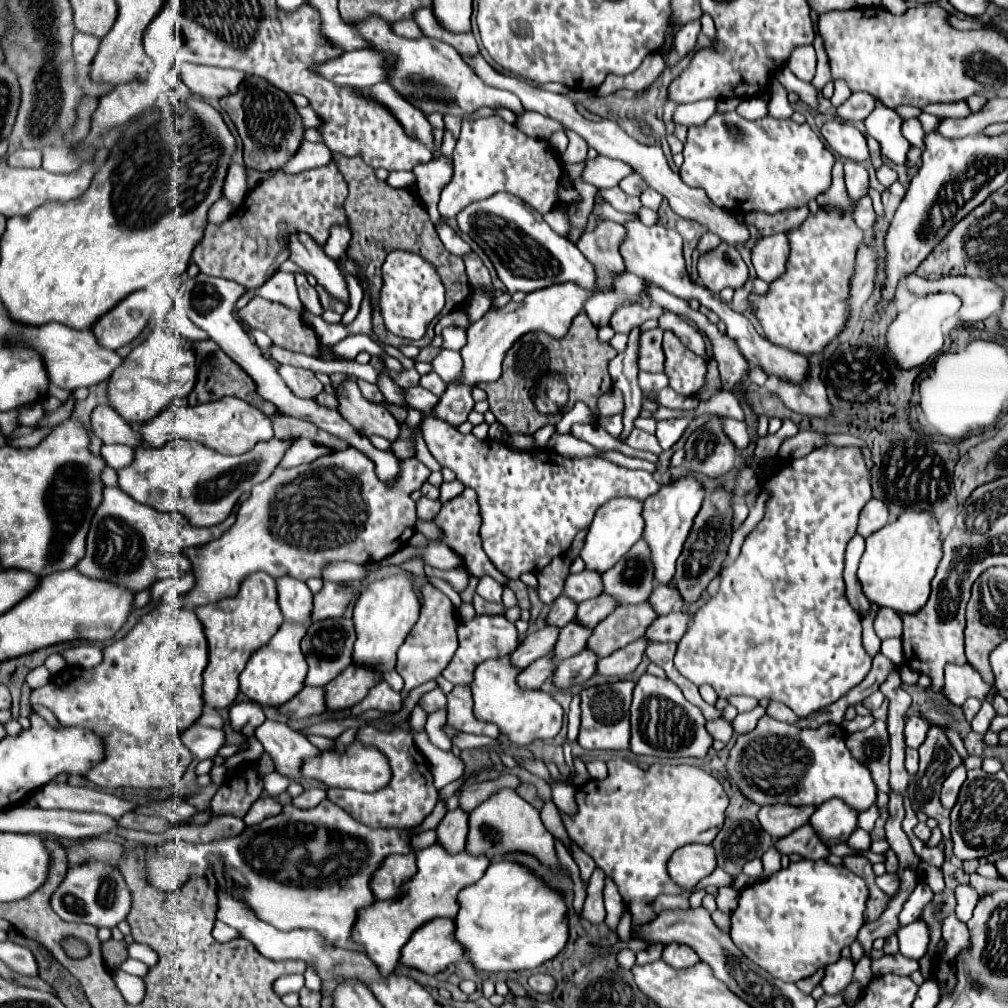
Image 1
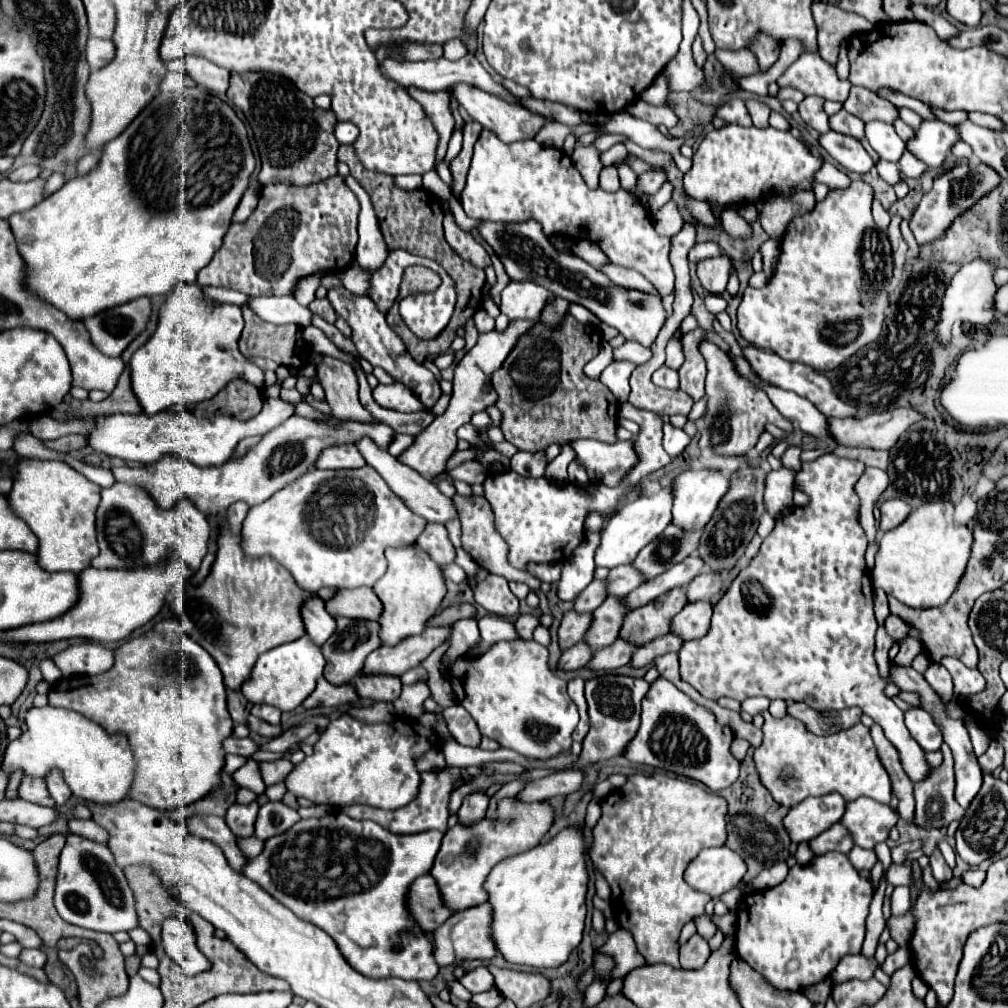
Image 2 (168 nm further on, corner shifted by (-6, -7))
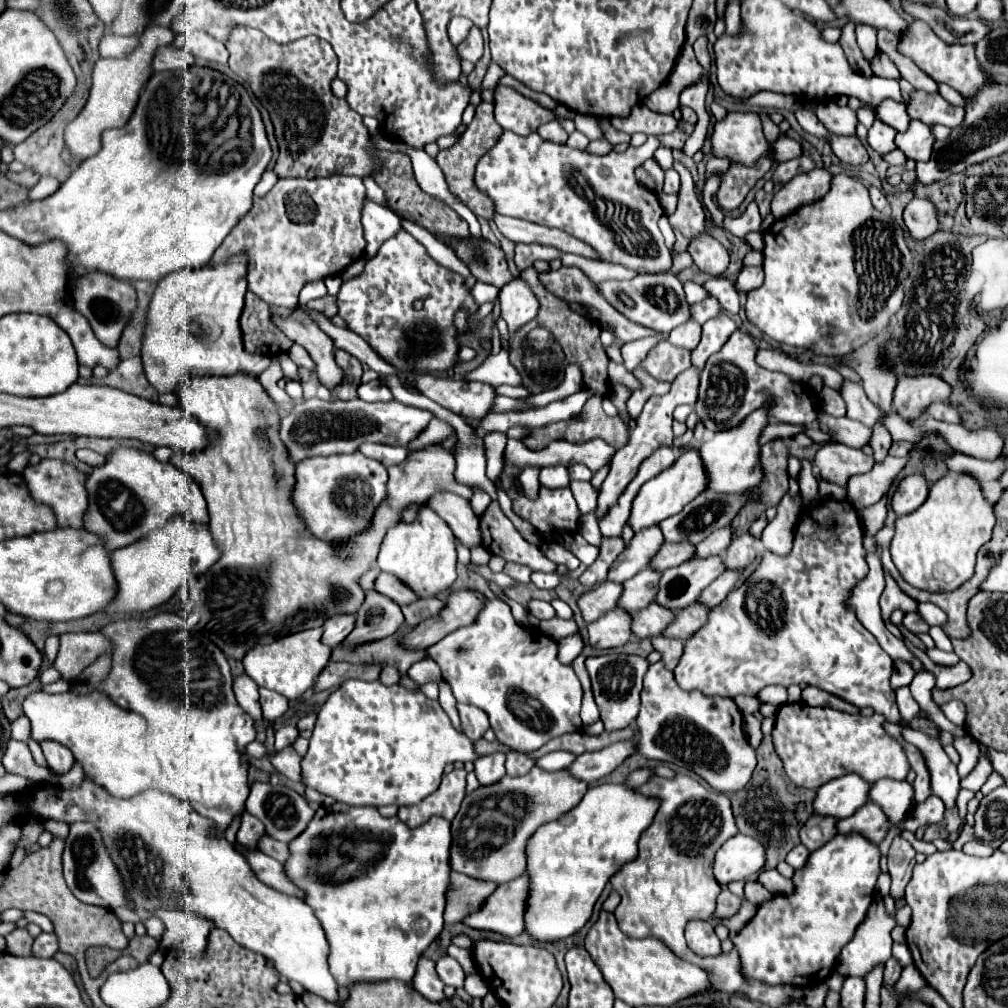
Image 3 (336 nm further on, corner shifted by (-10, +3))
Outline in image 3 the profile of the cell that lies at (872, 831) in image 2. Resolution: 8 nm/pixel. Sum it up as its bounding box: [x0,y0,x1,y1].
[870,779,914,825]

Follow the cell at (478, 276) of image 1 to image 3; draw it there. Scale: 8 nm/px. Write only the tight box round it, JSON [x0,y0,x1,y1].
[436,101,502,221]

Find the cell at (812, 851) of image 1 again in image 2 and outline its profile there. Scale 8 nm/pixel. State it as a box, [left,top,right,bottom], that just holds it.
[808,825,852,855]

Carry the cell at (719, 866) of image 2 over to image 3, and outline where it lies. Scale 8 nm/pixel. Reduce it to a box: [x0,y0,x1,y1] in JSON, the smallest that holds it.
[714,833,766,885]

